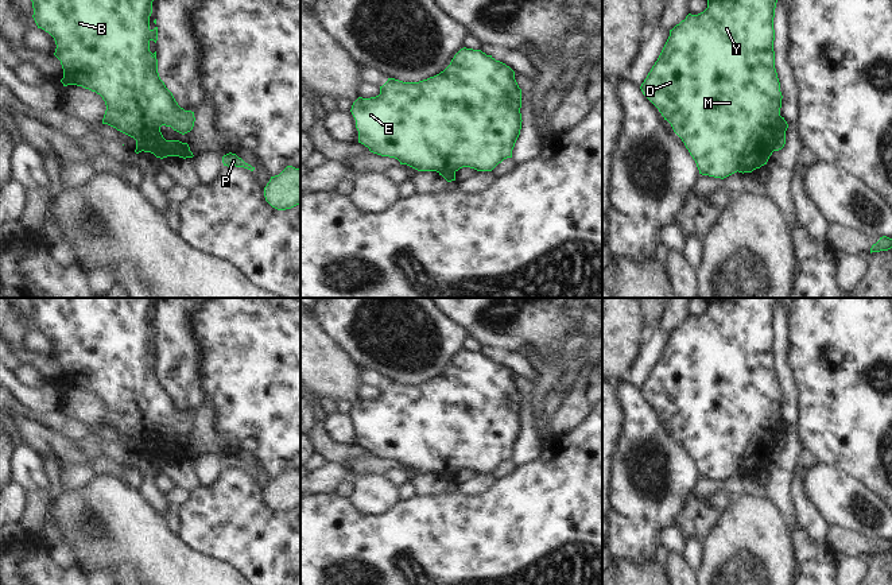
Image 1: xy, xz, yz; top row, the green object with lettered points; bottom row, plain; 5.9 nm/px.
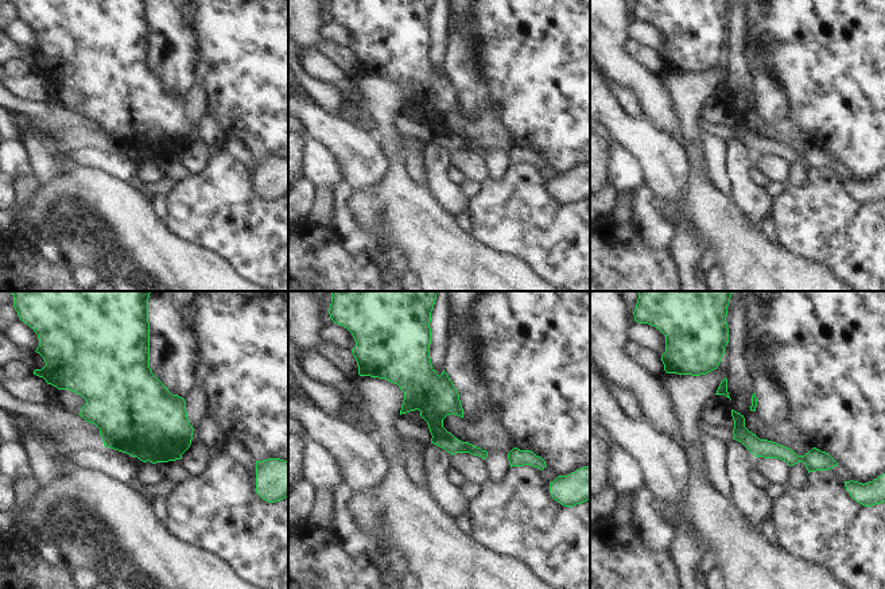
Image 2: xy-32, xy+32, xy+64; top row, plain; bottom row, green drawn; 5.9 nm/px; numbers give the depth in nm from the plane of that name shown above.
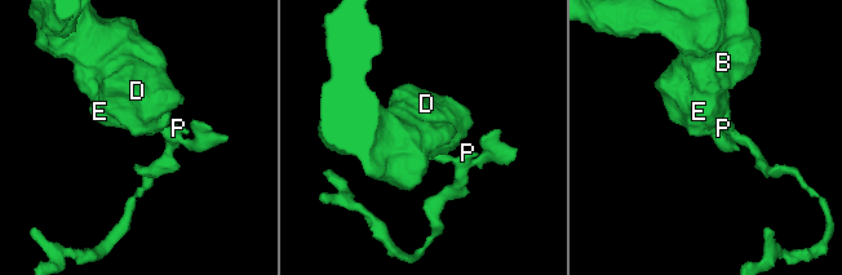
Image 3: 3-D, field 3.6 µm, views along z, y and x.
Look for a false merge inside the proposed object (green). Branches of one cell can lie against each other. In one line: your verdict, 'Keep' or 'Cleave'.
Cleave.

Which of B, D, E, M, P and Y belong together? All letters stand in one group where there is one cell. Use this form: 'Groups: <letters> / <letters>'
Groups: B D E M Y / P.

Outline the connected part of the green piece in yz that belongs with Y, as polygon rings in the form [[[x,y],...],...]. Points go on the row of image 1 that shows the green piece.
[[[707,0],[707,8],[698,13],[689,13],[684,20],[670,30],[670,36],[647,78],[640,89],[643,94],[659,109],[664,120],[667,120],[674,132],[682,139],[690,155],[697,163],[699,174],[714,178],[726,178],[734,173],[752,173],[767,164],[769,156],[775,151],[775,121],[780,117],[782,92],[777,73],[775,69],[775,30],[773,18],[777,0]]]

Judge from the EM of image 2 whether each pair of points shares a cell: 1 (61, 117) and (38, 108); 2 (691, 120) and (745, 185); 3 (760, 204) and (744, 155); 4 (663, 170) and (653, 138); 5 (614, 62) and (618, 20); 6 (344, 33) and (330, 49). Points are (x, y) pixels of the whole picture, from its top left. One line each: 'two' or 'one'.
1: one
2: two
3: one
4: one
5: one
6: two

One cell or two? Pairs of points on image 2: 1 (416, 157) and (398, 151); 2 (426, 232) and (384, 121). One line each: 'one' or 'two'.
1: two
2: one

